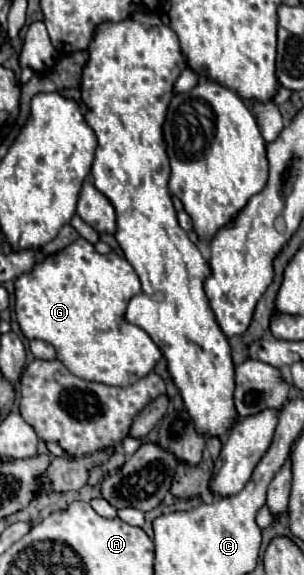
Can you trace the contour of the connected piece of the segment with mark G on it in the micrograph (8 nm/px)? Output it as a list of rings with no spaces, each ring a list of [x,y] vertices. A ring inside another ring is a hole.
[[[78,237],[72,245],[44,257],[30,273],[22,273],[16,279],[16,317],[28,339],[40,339],[54,345],[58,361],[62,361],[72,375],[106,385],[132,385],[146,377],[162,357],[160,347],[144,329],[124,323],[124,307],[140,291],[140,279],[124,257],[116,253],[100,255],[92,243]]]

